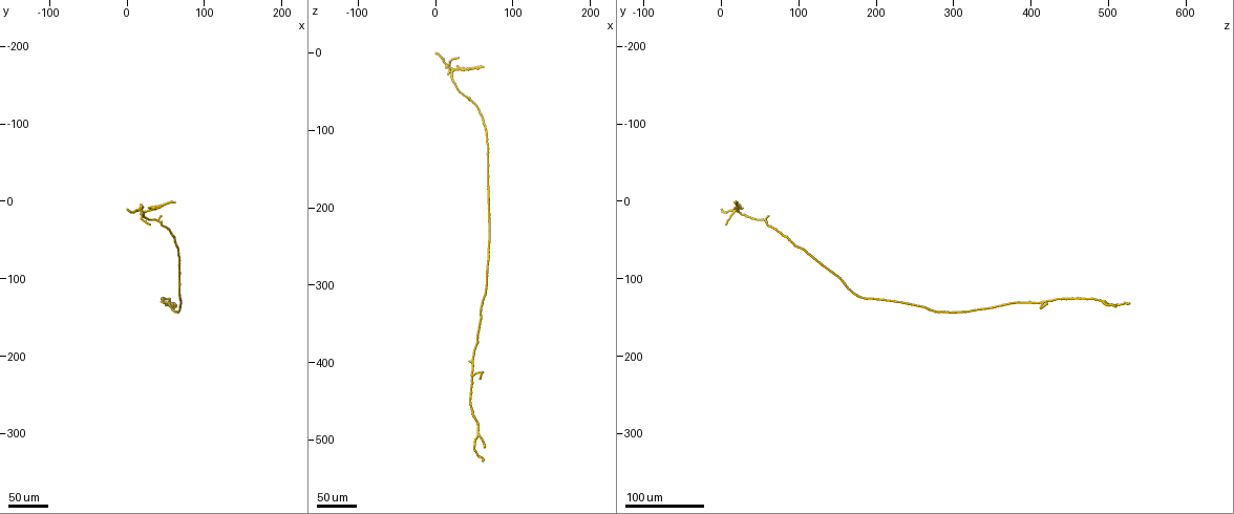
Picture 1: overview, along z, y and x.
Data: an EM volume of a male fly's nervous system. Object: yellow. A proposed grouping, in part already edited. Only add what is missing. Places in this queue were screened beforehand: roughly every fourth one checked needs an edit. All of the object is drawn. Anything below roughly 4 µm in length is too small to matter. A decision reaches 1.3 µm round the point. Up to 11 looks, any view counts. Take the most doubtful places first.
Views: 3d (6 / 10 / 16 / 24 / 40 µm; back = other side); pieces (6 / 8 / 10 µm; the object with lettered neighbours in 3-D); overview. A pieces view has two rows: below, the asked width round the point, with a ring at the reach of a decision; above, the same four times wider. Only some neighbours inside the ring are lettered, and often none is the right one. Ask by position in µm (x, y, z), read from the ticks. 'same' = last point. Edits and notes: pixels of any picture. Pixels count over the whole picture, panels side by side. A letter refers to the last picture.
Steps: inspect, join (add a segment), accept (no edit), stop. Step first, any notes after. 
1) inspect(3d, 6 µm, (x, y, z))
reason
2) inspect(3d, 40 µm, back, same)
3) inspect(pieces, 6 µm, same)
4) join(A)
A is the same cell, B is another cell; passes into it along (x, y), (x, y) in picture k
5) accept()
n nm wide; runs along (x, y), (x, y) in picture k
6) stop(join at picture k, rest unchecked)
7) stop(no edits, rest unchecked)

inspect(3d, 40 µm, (30, 30, 5))
long arm stops here

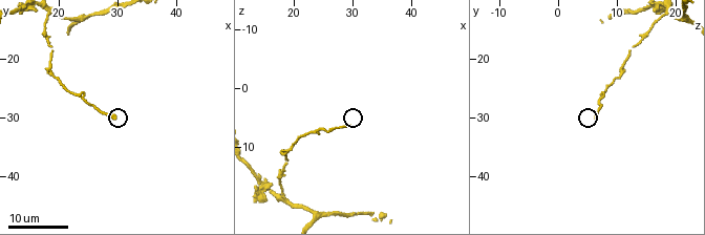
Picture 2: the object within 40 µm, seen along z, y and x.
inspect(pieces, 6 µm, (29.5, 30.5, 6.5))

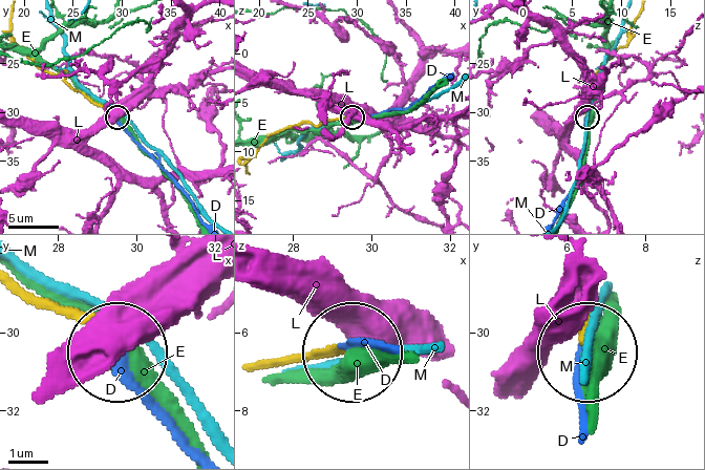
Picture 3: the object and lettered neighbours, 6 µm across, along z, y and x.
join(D)
230 nm wide; D is the same cell, E, L and M are other cells; passes into it along (19, 285), (80, 316), (179, 446) in picture 3; the neuron continues

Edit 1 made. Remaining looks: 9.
inspect(overview)

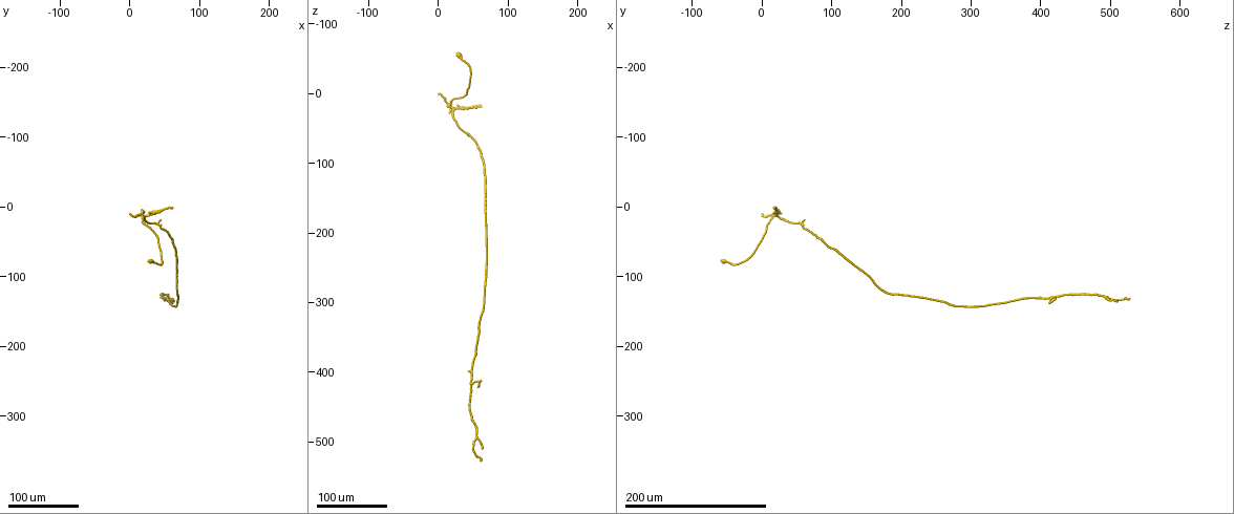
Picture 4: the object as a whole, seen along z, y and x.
inspect(3d, 40 µm, (45, 20, 65))
an open end

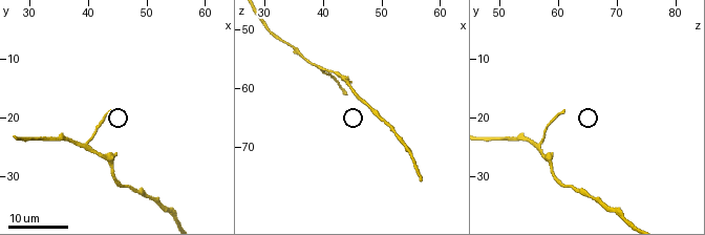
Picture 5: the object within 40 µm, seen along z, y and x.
inspect(3d, 6 µm, (44.0, 19.5, 61.0))

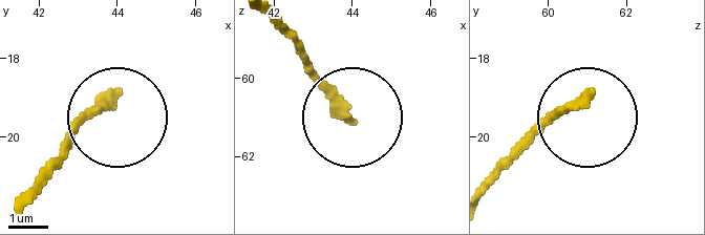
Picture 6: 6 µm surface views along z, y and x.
inspect(pieces, 6 µm, (43.95, 18.90, 61.00))
see the neighbours

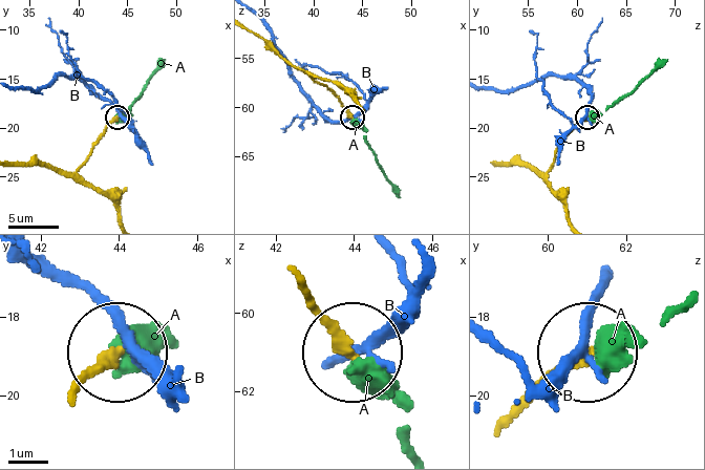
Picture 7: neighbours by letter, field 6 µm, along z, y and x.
join(A)
A is the same cell, B is another cell; passes into it along (524, 409), (591, 353), (635, 345) in picture 7; the neuron continues

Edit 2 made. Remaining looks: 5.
inspect(overview)

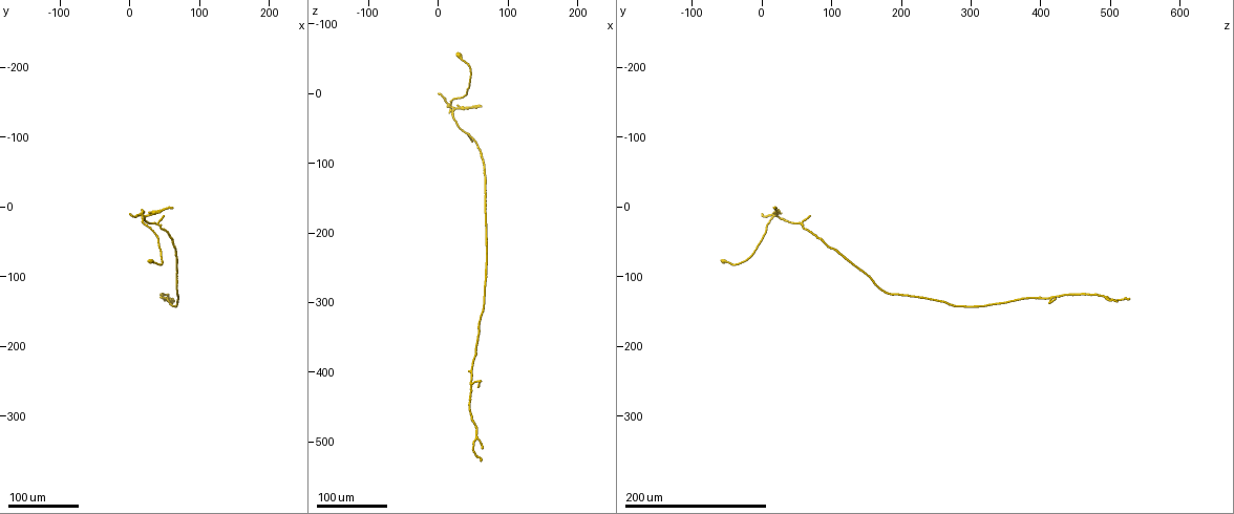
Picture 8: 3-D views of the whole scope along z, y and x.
inspect(3d, 24 µm, (30, 5, 20))
free end

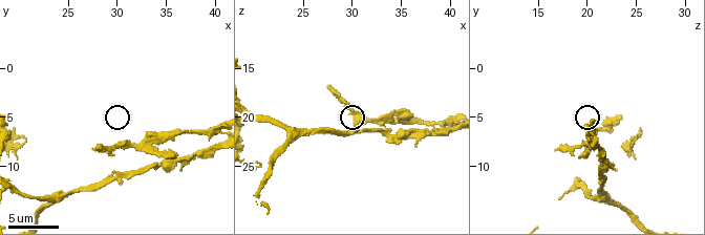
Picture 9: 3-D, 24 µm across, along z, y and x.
inspect(pieces, 8 µm, (27.8, 8.4, 16.8))

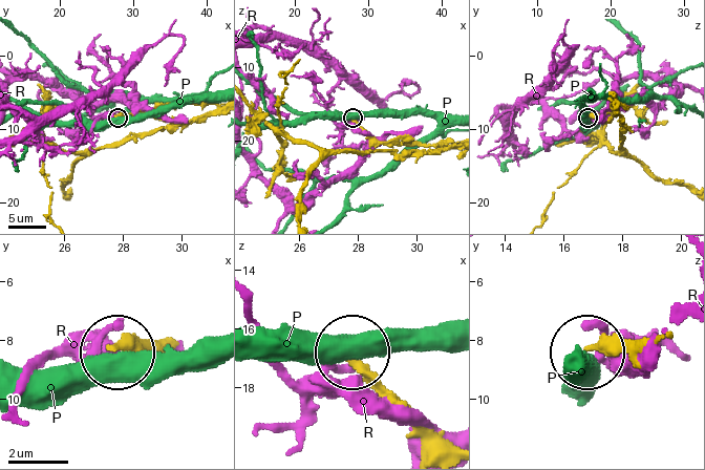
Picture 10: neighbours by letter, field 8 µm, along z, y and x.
accept()
P and R are other cells; runs along (642, 337), (593, 347) in picture 10; no lettered segment goes on from it

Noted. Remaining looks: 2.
inspect(3d, 24 µm, (50, 15, 70))
an open end

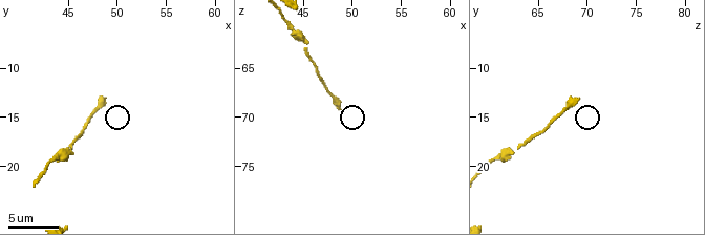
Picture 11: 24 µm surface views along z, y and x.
inspect(pieces, 10 µm, (48.8, 13.4, 69.2))
see the neighbours

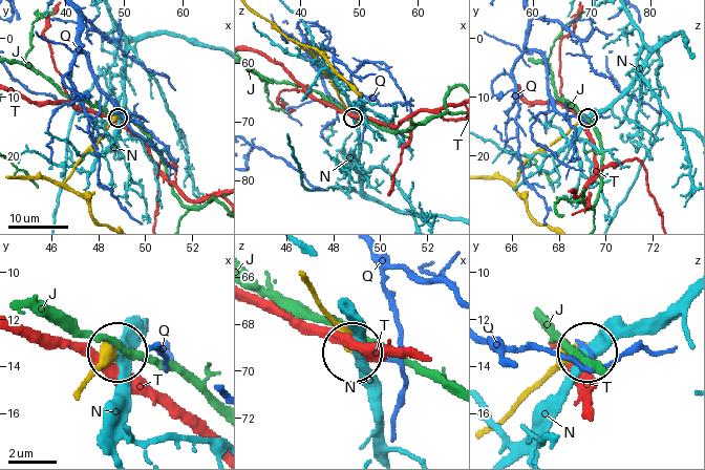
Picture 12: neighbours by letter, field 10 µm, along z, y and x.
accept()
J, N, Q and T are other cells; runs along (78, 396), (114, 349) in picture 12; no lettered segment goes on from it

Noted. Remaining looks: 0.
stop(join at picture 3, join at picture 7, rest unchecked)

